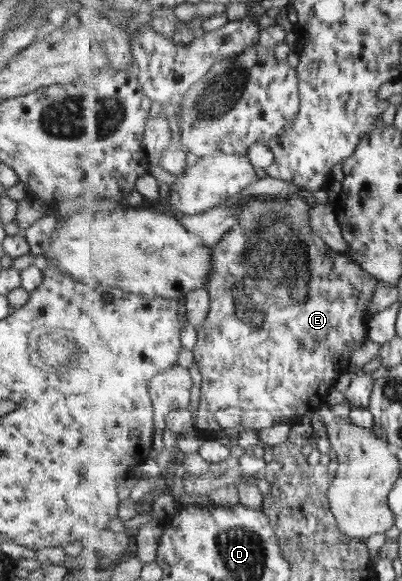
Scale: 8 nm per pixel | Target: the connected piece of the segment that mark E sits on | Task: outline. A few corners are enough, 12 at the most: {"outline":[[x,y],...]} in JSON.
{"outline":[[301,196],[214,247],[197,430],[291,426],[368,340],[376,276]]}

